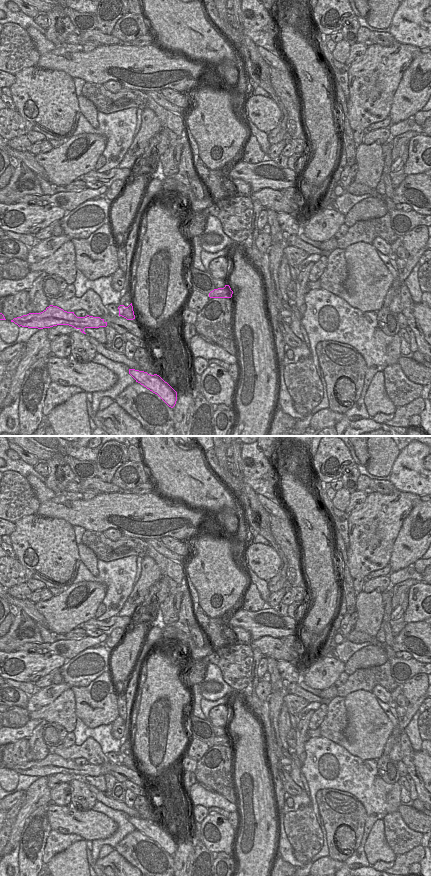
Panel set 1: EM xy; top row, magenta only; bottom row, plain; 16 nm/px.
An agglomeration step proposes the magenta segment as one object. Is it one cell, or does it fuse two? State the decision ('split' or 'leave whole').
split

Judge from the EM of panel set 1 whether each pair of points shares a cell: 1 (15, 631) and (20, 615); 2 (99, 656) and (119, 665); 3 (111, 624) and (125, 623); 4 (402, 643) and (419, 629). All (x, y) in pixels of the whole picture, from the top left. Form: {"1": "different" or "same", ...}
{"1": "same", "2": "different", "3": "same", "4": "same"}

